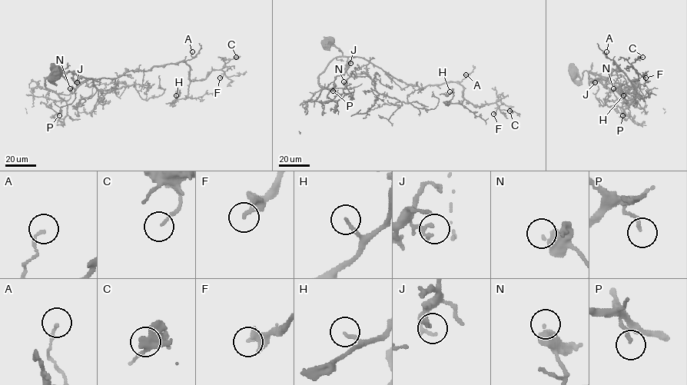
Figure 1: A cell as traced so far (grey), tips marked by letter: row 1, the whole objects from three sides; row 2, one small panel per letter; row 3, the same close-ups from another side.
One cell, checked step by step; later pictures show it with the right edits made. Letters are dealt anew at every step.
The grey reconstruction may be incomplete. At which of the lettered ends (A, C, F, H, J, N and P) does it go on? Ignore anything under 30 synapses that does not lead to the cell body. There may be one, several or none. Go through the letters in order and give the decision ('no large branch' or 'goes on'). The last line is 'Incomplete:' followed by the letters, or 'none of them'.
A: no large branch
C: no large branch
F: no large branch
H: no large branch
J: no large branch
N: no large branch
P: no large branch
Incomplete: none of them

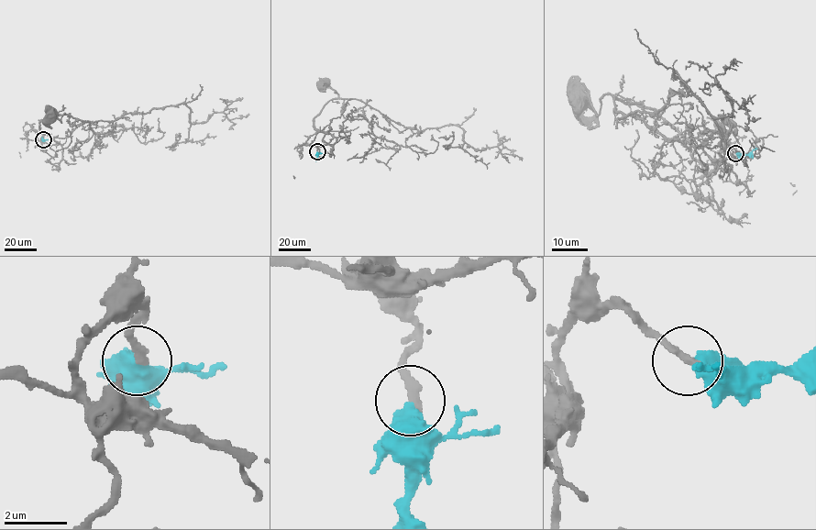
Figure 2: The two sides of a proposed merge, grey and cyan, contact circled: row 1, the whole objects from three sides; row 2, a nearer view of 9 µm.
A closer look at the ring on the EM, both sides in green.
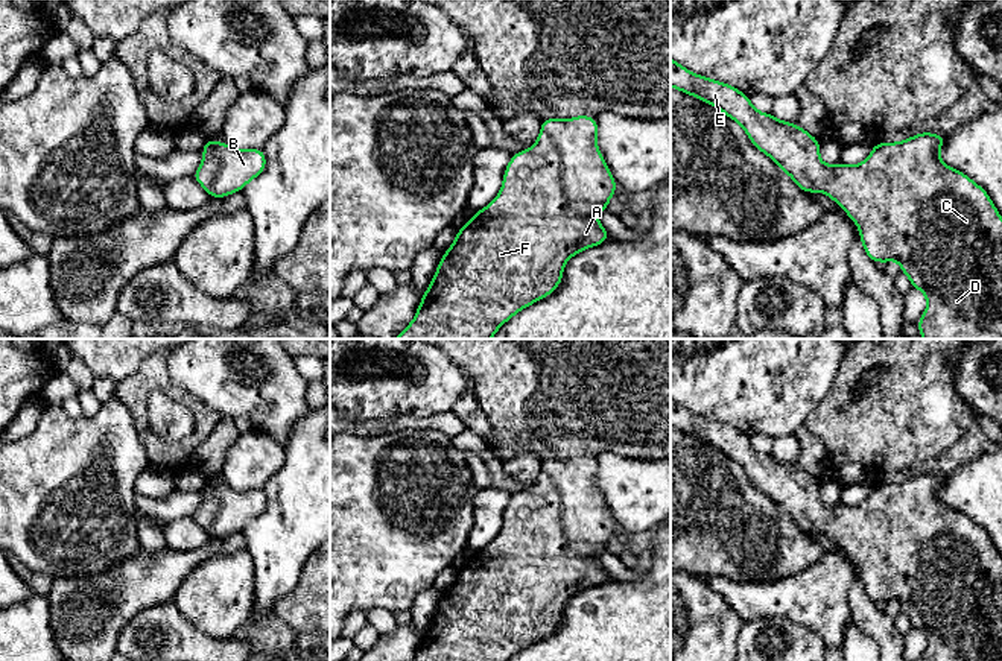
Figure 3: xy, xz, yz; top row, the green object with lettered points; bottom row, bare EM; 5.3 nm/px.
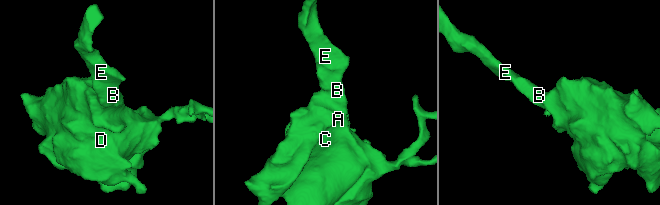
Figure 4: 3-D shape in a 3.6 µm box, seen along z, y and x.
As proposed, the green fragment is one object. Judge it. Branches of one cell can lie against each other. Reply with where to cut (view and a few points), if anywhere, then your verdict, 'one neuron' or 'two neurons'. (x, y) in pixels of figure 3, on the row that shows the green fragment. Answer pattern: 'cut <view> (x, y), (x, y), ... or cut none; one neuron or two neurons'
cut none; one neuron

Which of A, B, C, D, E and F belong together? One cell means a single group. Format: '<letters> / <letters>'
A B C D E F

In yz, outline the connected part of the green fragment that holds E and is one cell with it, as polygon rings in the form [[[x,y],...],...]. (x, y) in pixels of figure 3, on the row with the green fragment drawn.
[[[672,58],[671,87],[716,106],[736,120],[751,143],[774,160],[803,191],[823,191],[832,198],[858,223],[867,257],[885,264],[897,260],[902,272],[909,277],[911,287],[920,289],[927,299],[926,312],[917,321],[923,339],[1002,339],[1002,217],[981,185],[938,158],[946,135],[921,132],[899,143],[876,143],[870,157],[858,166],[845,166],[841,161],[824,166],[818,138],[795,123],[757,111],[750,96],[736,87],[695,74]]]

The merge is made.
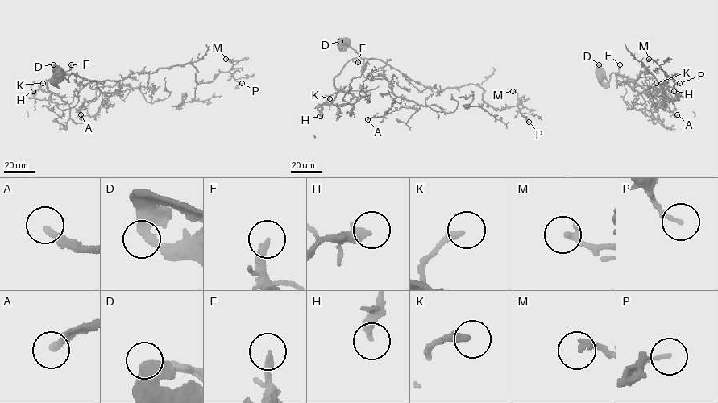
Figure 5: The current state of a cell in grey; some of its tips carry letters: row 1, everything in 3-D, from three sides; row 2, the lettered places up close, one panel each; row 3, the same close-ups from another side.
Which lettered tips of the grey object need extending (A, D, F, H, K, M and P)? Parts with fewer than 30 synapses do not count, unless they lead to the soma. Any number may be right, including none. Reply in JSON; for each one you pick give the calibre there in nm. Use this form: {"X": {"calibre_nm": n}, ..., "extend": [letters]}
{"A": {"calibre_nm": 300}, "H": {"calibre_nm": 360}, "extend": ["A", "H"]}

